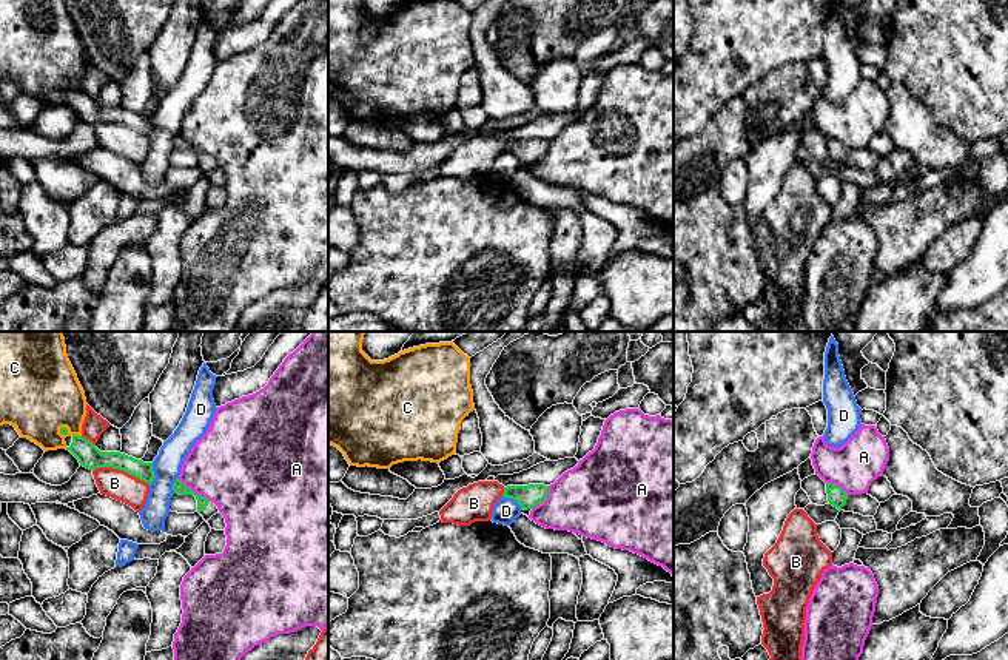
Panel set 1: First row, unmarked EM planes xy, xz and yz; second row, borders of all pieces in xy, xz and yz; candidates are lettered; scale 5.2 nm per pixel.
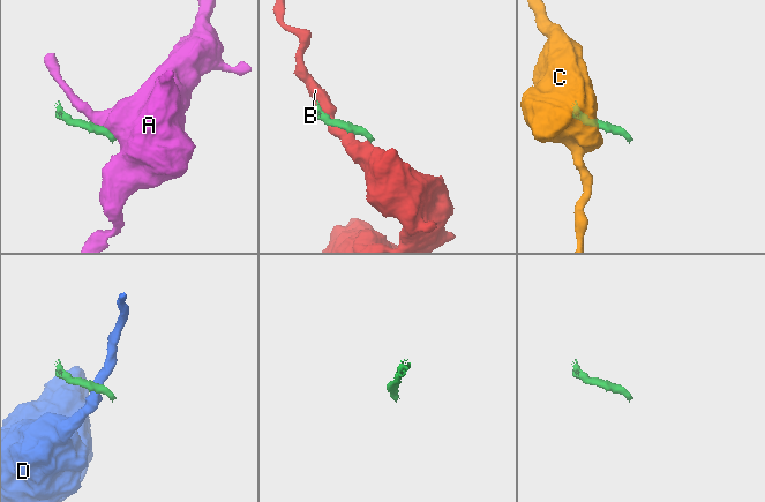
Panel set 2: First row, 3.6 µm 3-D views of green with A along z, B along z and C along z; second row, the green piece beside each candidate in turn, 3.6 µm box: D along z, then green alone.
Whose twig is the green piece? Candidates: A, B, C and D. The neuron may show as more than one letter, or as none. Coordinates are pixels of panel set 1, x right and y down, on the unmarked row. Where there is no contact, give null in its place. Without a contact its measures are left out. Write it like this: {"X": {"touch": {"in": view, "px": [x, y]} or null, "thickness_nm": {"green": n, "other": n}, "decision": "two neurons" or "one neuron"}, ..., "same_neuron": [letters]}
{"A": {"touch": {"in": "xy", "px": [193, 147]}, "thickness_nm": {"green": 70, "other": 440}, "decision": "two neurons"}, "B": {"touch": {"in": "xy", "px": [120, 124]}, "thickness_nm": {"green": 120, "other": 150}, "decision": "two neurons"}, "C": {"touch": {"in": "xy", "px": [76, 90]}, "thickness_nm": {"green": 120, "other": 360}, "decision": "two neurons"}, "D": {"touch": {"in": "xy", "px": [153, 128]}, "thickness_nm": {"green": 100, "other": 150}, "decision": "two neurons"}, "same_neuron": []}

